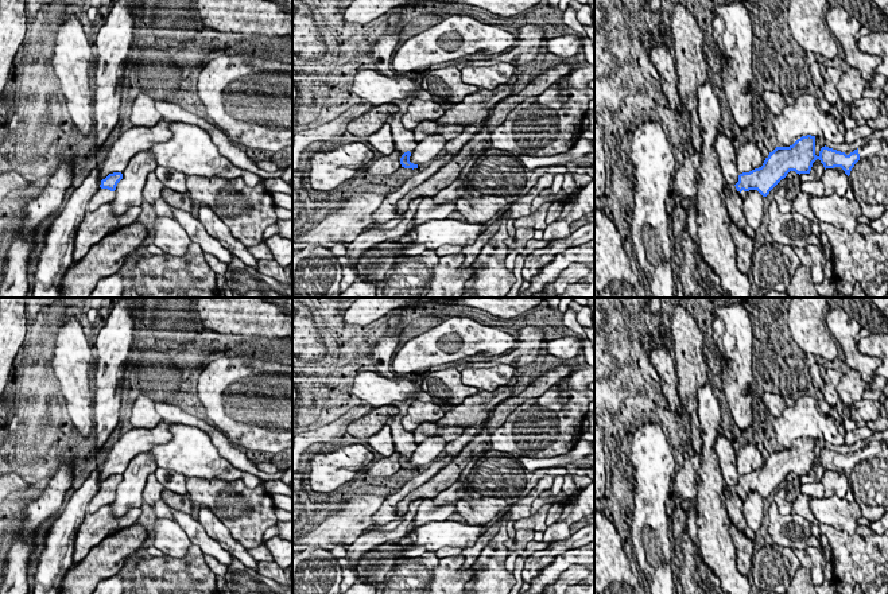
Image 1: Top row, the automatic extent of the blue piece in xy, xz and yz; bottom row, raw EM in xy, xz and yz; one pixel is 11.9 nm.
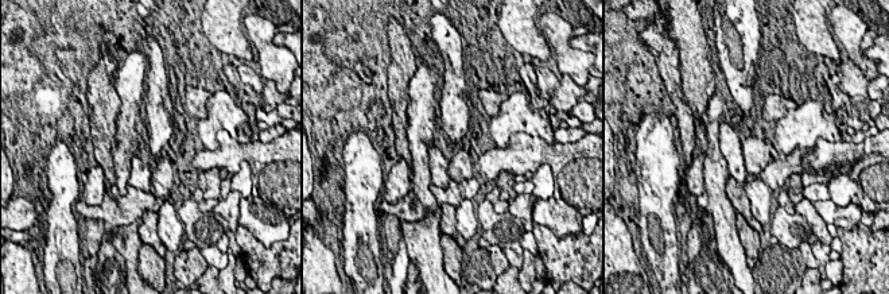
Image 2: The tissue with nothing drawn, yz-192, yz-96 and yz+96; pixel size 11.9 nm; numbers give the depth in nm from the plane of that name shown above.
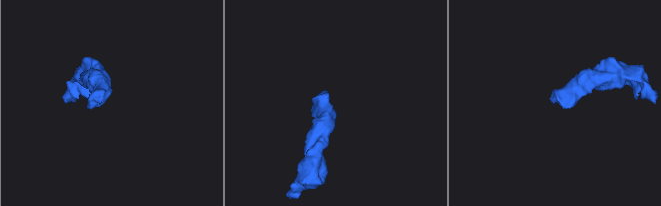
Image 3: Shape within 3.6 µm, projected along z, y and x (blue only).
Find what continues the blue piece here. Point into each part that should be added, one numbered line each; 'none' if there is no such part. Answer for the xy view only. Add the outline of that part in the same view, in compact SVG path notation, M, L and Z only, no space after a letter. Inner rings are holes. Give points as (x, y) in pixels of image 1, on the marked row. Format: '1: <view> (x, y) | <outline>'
1: xy (104, 195) | M100 187L98 191L89 201L88 210L96 211L101 205L112 202L113 198L115 198L115 191Z

